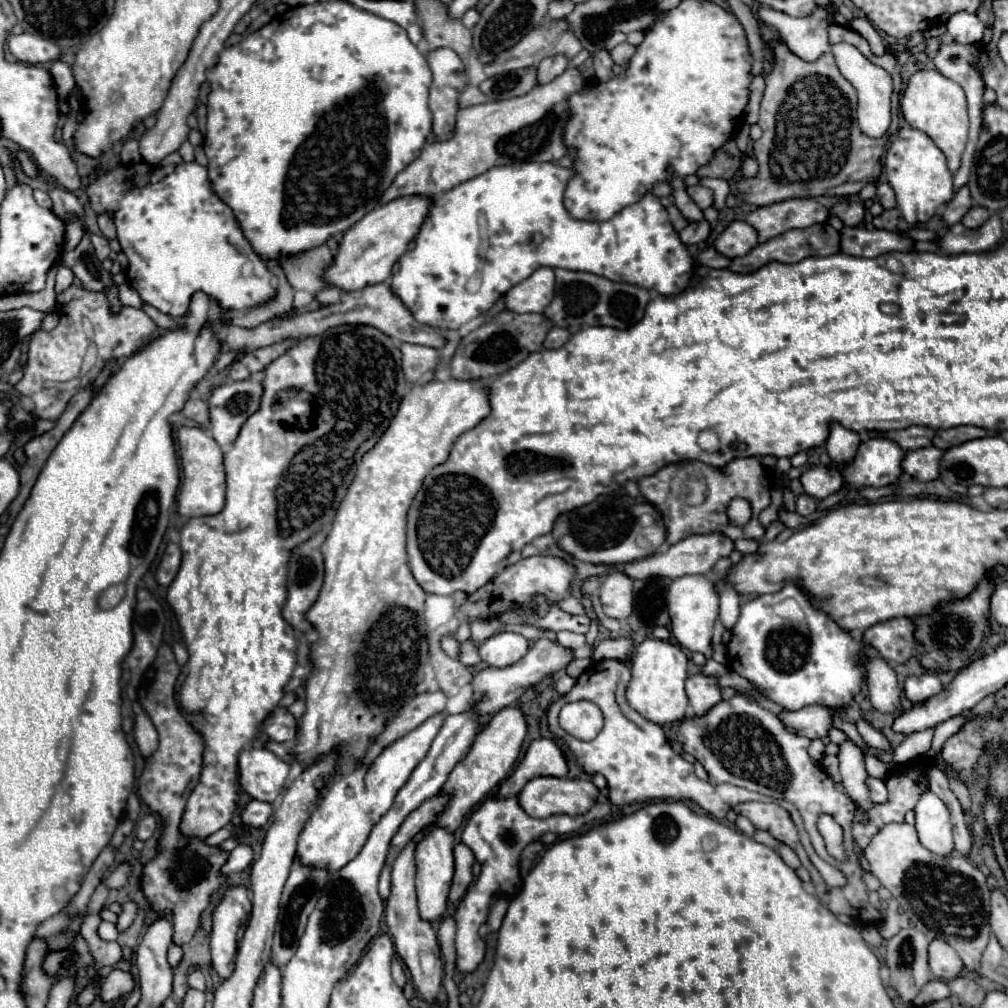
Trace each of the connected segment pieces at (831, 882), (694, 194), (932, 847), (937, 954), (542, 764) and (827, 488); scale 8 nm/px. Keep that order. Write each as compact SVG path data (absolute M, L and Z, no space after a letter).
M804 837L804 849L806 849L806 853L808 853L808 859L810 859L812 865L820 871L820 875L822 875L822 879L826 881L828 887L842 887L842 885L846 885L846 877L844 877L834 865L826 863L824 859L820 859L820 857L814 853L814 849L812 849L810 841L808 841L808 837Z
M702 185L688 187L688 193L690 193L690 197L696 201L696 205L698 205L702 211L708 209L708 207L714 203L714 193L712 193L712 189L706 189L706 187L702 187Z
M926 791L916 809L916 831L918 841L936 855L952 855L954 843L952 843L952 823L950 813L940 797Z
M934 939L930 943L930 971L934 973L934 977L956 979L962 967L964 963L960 961L960 955L946 941Z
M536 739L528 745L524 759L500 785L496 797L516 797L534 777L566 777L568 767L560 747L552 739Z
M824 465L812 467L800 477L806 495L814 499L826 499L828 495L836 493L842 487L842 475L838 469L830 469Z

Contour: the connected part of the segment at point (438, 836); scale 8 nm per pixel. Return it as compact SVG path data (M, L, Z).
M432 827L428 833L422 835L422 839L416 843L416 891L418 891L418 909L422 919L426 921L438 921L446 913L446 901L448 901L448 889L454 875L454 833L444 827Z

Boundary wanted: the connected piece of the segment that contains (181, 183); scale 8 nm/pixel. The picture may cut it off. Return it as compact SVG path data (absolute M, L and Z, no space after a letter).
M118 163L104 177L98 177L96 183L88 187L88 197L96 213L112 211L114 223L118 229L118 241L126 253L128 265L128 283L140 293L142 301L154 305L162 313L180 319L186 315L190 297L196 291L206 291L228 311L246 311L256 307L262 301L272 299L274 289L270 285L270 271L264 261L252 251L248 241L242 237L242 245L234 247L228 243L228 235L242 235L238 221L228 205L224 205L216 193L210 189L206 167L194 163L182 163L170 175L158 183L148 183L142 189L132 189L134 169L130 165Z

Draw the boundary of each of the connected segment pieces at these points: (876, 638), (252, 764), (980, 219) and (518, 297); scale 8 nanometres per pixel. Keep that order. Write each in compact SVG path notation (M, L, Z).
M894 617L868 627L862 633L864 643L874 647L884 659L894 663L908 661L920 647L912 637L912 621L906 617Z
M244 749L240 753L240 785L252 799L272 803L286 785L290 765L268 749Z
M974 205L974 207L964 215L962 223L964 223L964 227L968 227L968 229L976 229L976 227L980 227L988 217L990 217L988 209Z
M540 267L504 295L504 307L514 313L542 313L554 297L554 271Z

